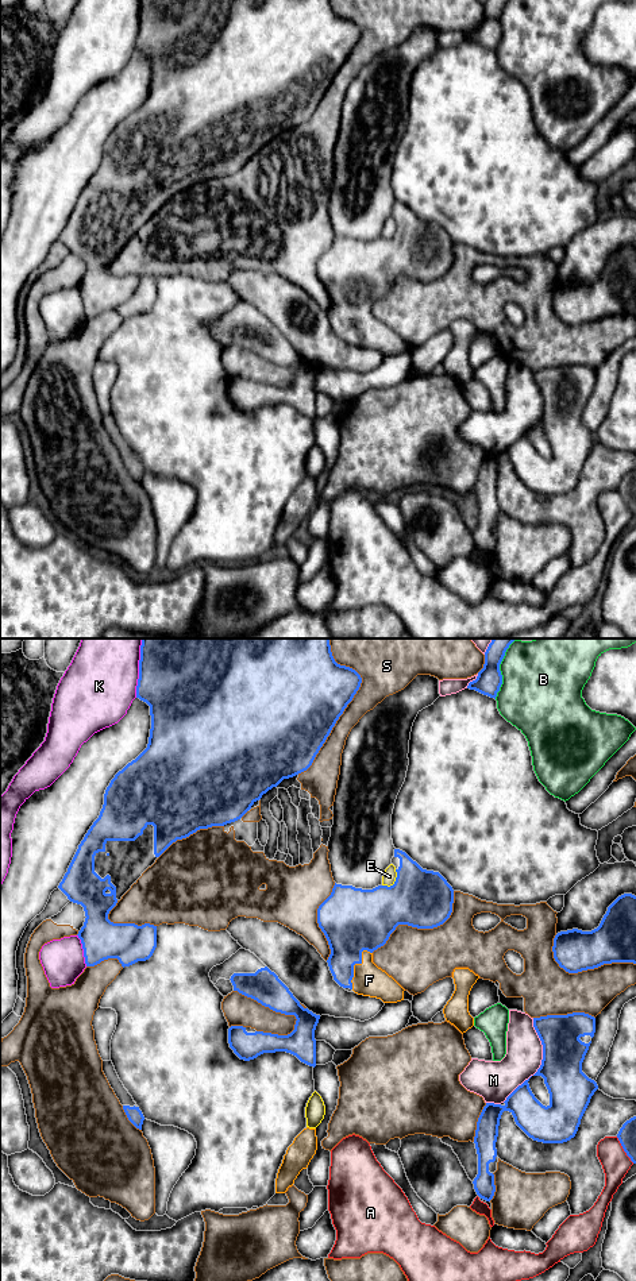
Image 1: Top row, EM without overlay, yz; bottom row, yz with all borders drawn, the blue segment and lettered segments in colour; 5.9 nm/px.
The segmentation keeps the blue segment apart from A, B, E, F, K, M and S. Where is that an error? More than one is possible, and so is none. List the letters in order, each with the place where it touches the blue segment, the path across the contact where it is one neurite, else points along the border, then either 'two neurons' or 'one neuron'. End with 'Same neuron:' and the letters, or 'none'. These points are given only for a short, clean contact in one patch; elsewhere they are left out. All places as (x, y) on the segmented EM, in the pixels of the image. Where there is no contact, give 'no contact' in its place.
A: yz (624, 1150) | two neurons
B: yz (498, 668) | two neurons
E: yz (394, 882) | two neurons
F: yz (353, 967) | one neuron
K: yz (139, 668) | two neurons
M: yz (542, 1061) | two neurons
S: yz (349, 702) | two neurons
Same neuron: F

